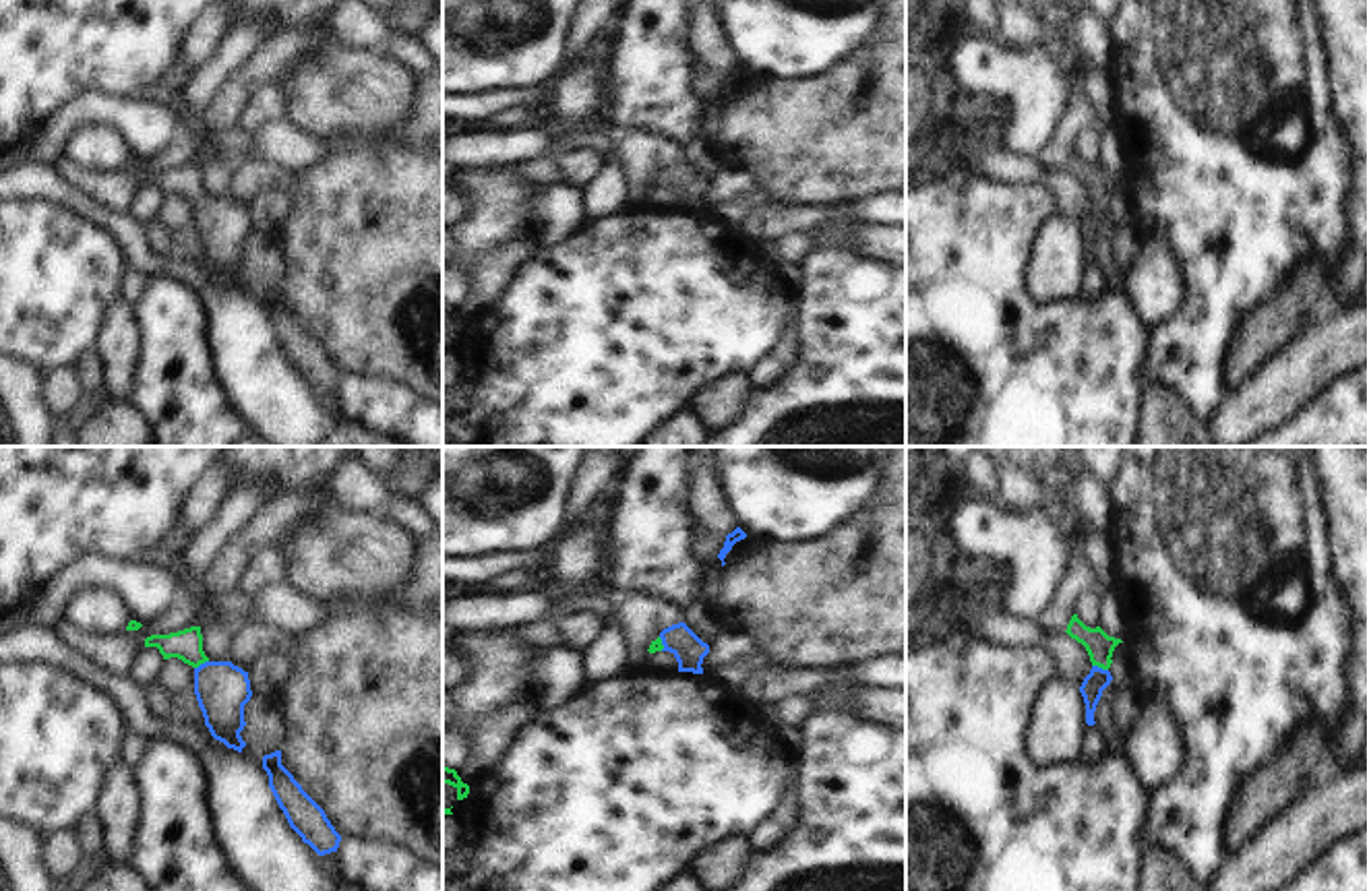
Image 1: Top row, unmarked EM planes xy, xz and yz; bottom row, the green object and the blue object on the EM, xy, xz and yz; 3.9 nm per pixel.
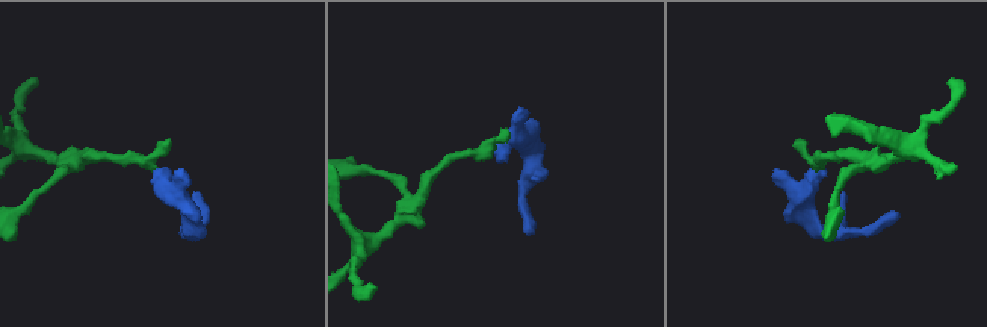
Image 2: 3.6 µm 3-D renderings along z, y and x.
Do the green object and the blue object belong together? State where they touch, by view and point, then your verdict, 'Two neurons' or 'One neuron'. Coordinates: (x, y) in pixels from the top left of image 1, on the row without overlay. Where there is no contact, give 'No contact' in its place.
Touches green at yz (1101, 203). One neuron.

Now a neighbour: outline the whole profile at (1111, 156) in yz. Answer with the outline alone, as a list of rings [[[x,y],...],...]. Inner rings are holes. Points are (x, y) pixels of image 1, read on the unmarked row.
[[[1100,128],[1100,165],[1115,176],[1125,176],[1125,153],[1121,149],[1121,136],[1115,128]]]

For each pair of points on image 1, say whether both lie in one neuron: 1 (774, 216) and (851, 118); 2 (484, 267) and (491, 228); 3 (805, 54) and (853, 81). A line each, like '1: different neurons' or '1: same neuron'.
1: different neurons
2: different neurons
3: different neurons

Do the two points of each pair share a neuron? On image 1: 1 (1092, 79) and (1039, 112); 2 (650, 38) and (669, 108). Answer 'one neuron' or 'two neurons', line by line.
1: two neurons
2: one neuron

